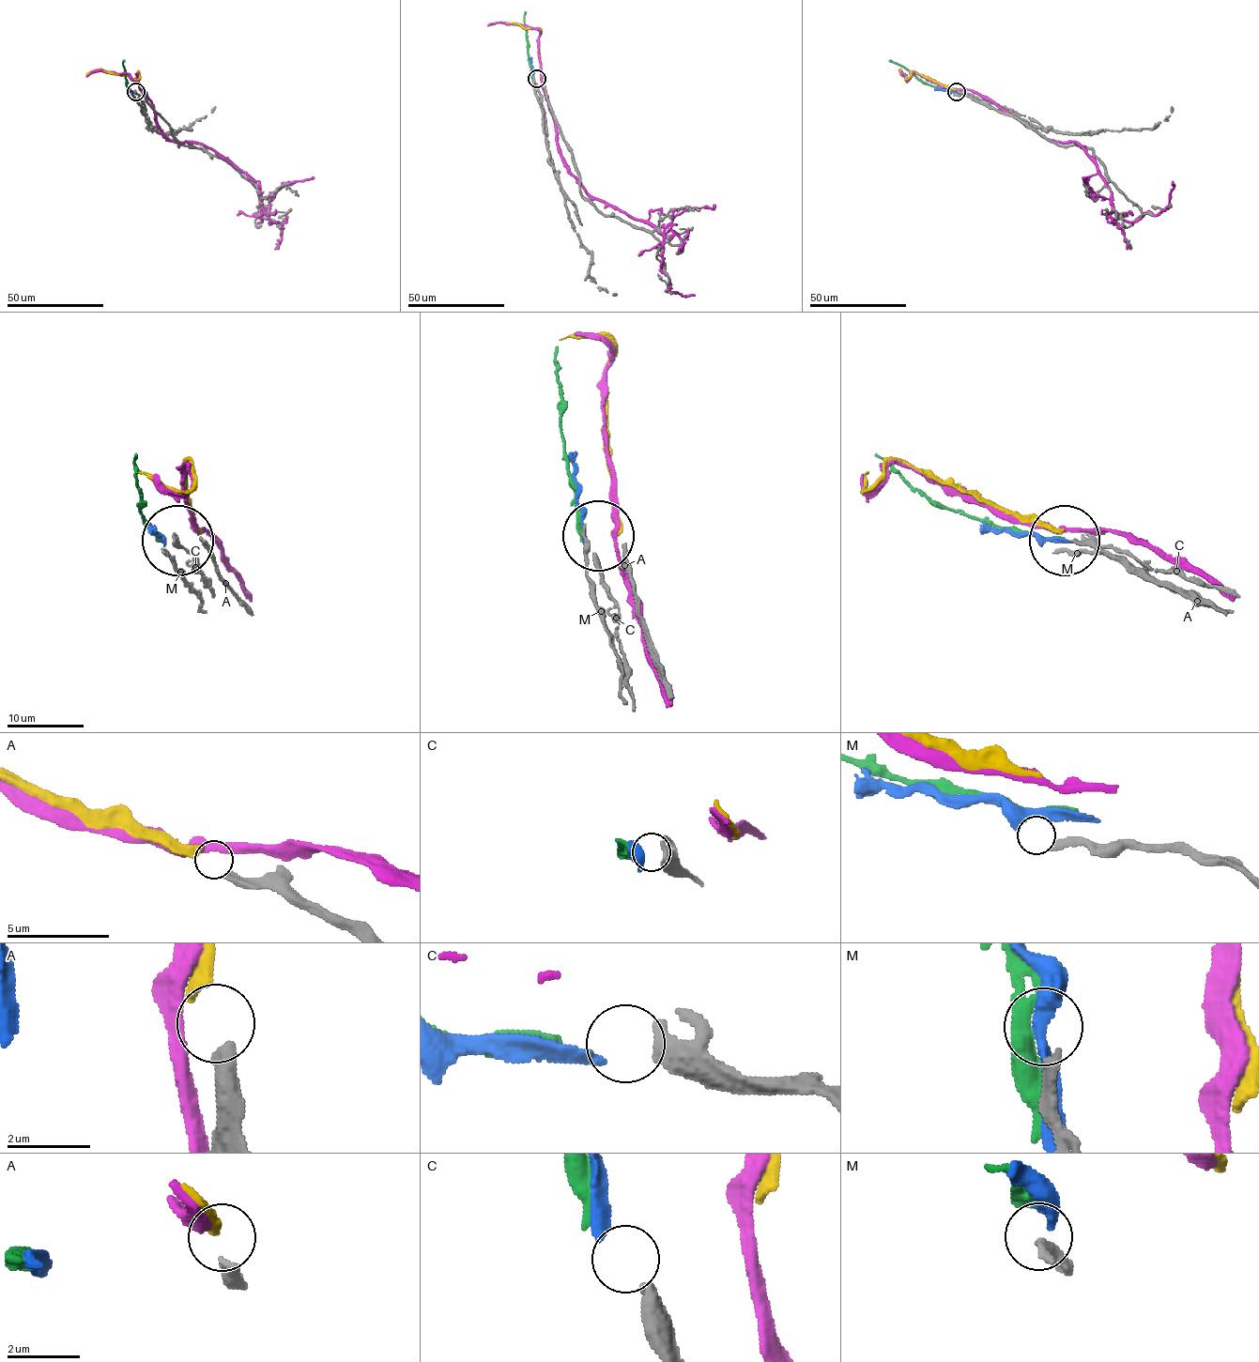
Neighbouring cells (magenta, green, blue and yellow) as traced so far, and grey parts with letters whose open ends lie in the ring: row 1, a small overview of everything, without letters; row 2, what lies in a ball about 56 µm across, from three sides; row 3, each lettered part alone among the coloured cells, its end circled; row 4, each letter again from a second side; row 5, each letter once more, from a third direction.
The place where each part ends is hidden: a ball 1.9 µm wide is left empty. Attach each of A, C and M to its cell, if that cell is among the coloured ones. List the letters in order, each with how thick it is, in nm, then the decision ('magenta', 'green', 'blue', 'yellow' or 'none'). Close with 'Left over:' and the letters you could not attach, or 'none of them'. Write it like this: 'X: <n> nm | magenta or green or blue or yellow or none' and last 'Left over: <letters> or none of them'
A: 360 nm | yellow
C: 360 nm | blue
M: 260 nm | none
Left over: M

